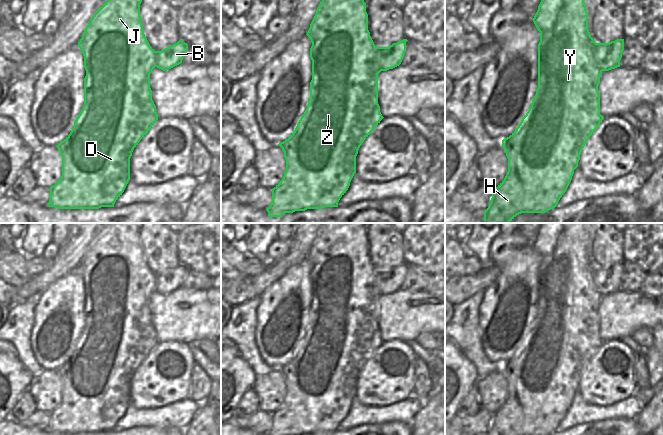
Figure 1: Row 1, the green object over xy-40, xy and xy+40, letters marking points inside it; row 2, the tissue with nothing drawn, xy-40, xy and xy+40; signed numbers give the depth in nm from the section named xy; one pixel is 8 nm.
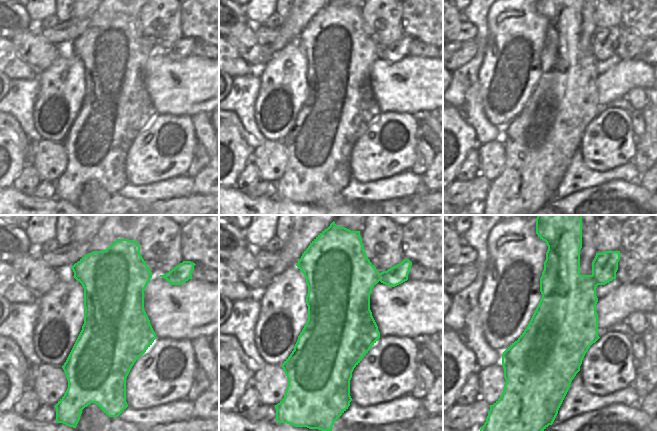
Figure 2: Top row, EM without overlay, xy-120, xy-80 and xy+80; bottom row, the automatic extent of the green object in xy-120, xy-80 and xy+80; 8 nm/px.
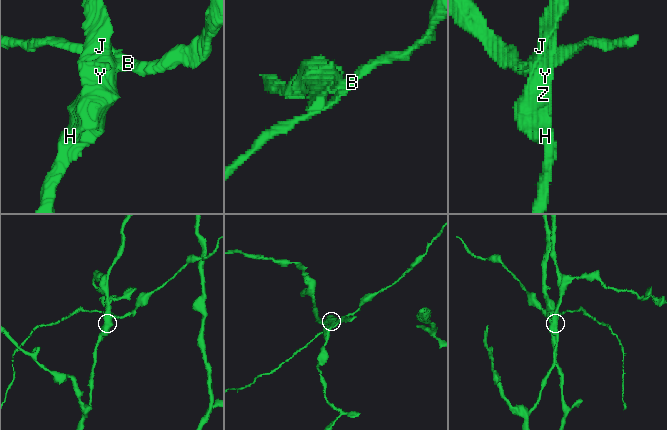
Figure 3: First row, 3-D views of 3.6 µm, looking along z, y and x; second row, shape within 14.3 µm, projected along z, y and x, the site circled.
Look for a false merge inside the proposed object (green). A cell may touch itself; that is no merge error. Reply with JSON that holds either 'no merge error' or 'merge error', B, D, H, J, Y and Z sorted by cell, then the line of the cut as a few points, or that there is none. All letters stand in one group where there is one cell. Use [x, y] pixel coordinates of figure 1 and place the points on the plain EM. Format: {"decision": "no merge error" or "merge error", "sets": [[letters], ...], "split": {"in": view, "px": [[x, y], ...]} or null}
{"decision": "merge error", "sets": [["B"], ["D", "H", "J", "Y", "Z"]], "split": {"in": "xy+40", "px": [[595, 267], [595, 285], [602, 294]]}}

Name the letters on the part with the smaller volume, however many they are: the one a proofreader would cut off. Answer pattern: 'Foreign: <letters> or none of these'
Foreign: B

